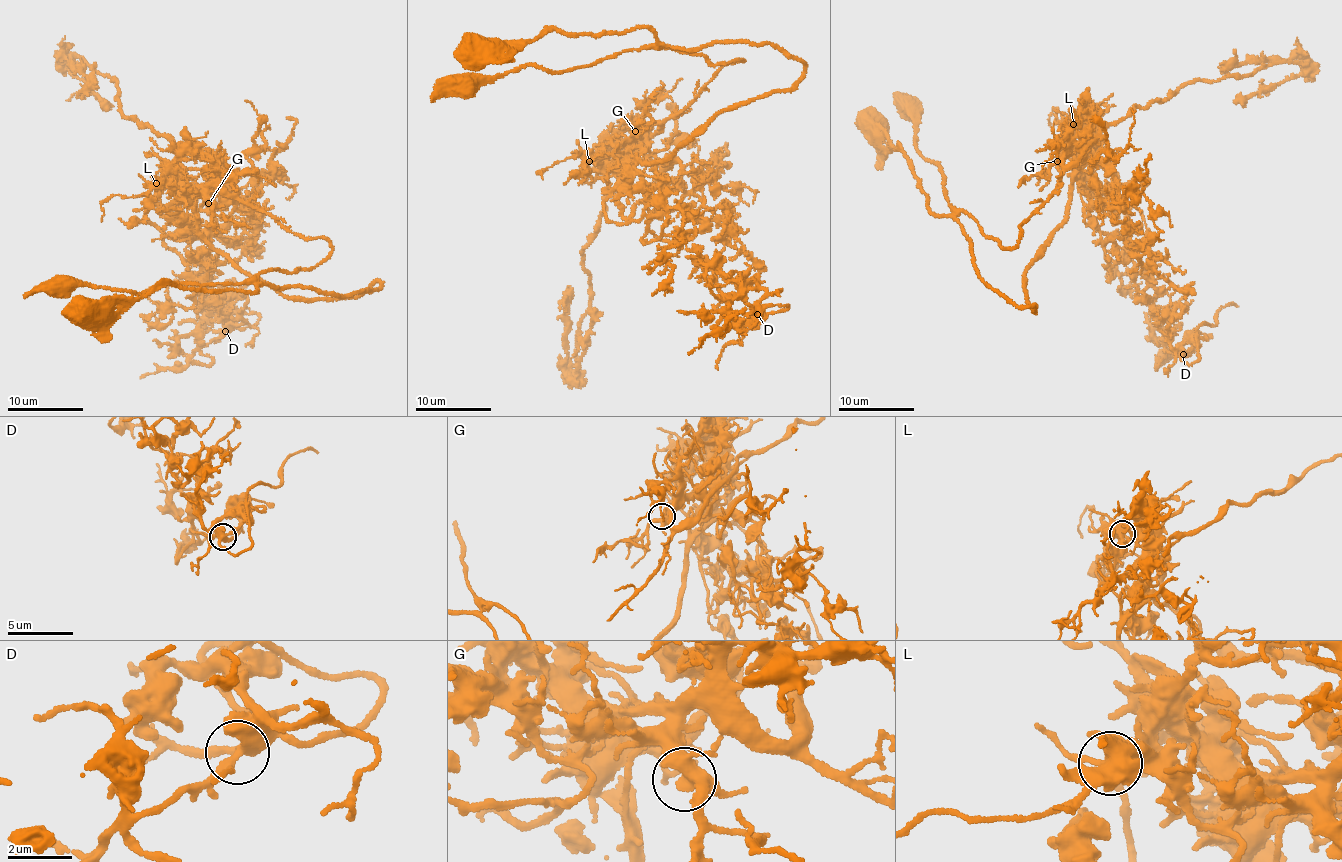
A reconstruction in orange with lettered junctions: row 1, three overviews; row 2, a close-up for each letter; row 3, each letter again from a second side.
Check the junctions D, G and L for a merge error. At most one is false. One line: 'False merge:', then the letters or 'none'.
False merge: L

